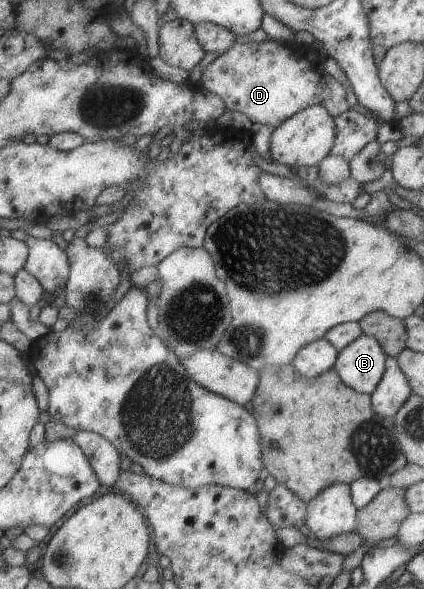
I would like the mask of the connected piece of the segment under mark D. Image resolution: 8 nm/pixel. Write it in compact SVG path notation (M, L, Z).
M267 39L235 44L204 70L200 82L219 94L228 110L243 113L254 124L280 128L289 118L314 105L327 106L337 119L350 109L347 90L325 70L325 58L321 55L305 46L297 48L292 41Z

